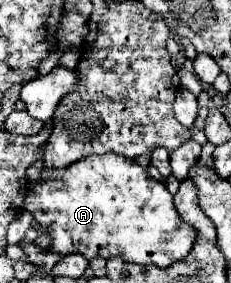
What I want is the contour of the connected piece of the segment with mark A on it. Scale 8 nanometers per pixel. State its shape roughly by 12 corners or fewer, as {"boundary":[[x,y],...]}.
{"boundary":[[115,153],[35,185],[51,251],[169,267],[197,231]]}

